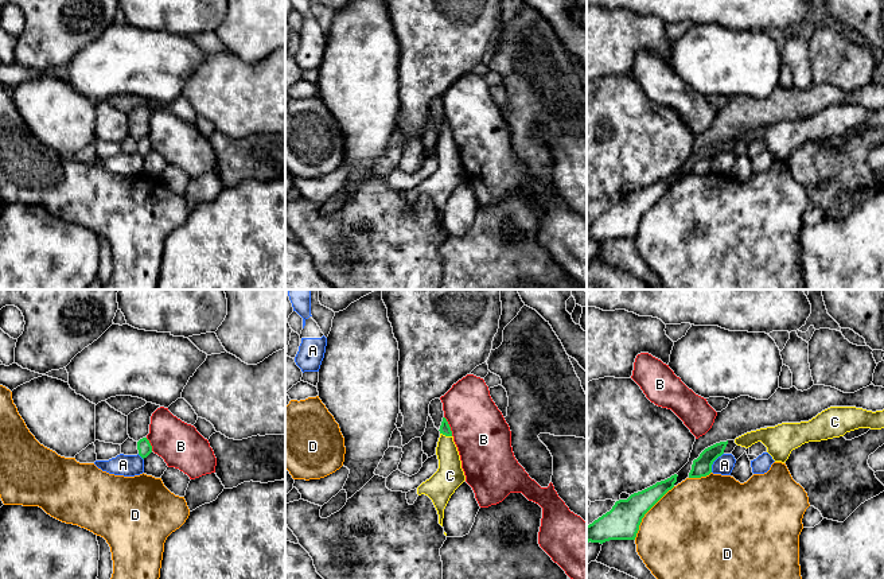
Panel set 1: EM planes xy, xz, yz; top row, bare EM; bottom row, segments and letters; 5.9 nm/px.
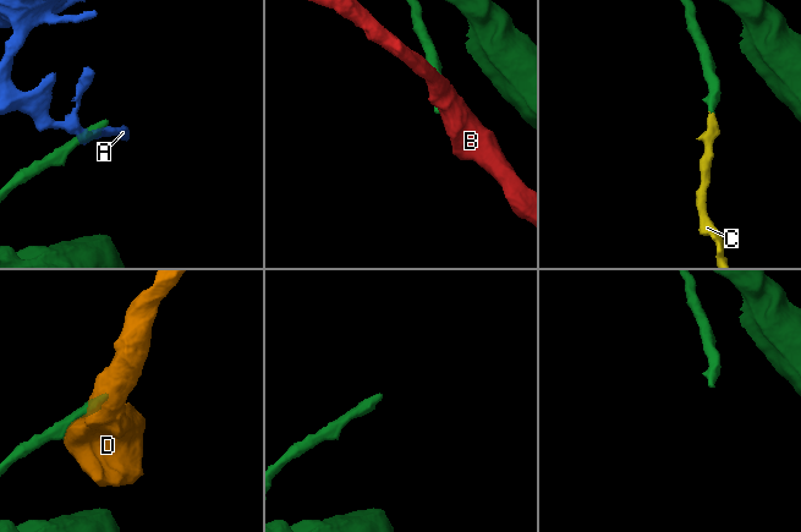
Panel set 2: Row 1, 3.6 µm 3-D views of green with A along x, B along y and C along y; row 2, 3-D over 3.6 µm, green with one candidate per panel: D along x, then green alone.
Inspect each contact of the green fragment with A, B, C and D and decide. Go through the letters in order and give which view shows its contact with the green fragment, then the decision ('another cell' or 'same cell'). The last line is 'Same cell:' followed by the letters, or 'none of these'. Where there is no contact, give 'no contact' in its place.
A: yz | another cell
B: xz | another cell
C: xz | same cell
D: yz | another cell
Same cell: C

